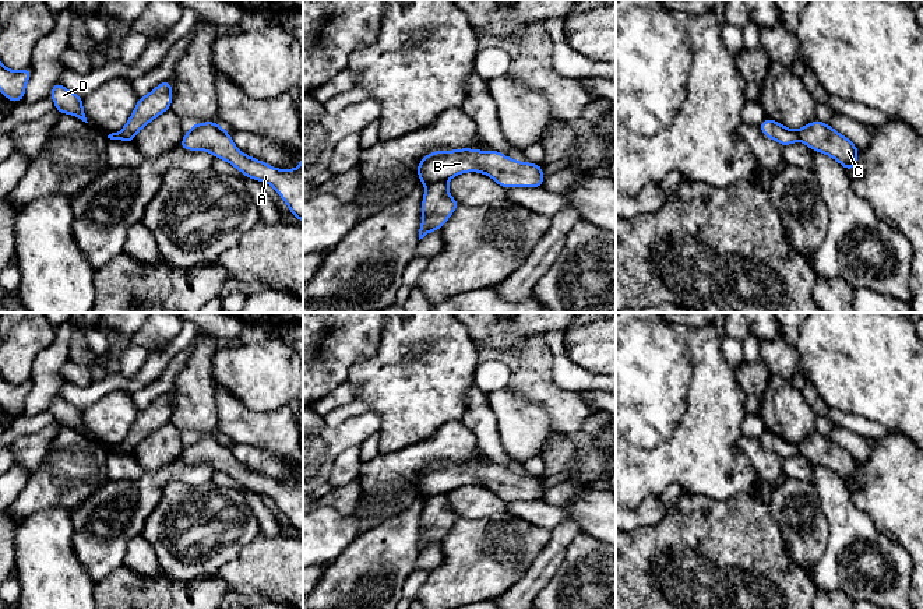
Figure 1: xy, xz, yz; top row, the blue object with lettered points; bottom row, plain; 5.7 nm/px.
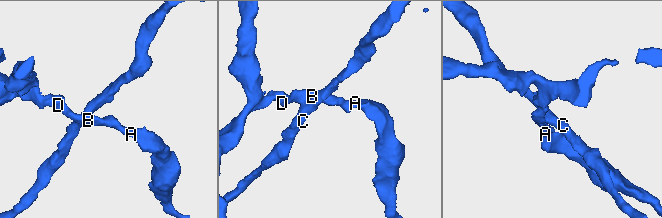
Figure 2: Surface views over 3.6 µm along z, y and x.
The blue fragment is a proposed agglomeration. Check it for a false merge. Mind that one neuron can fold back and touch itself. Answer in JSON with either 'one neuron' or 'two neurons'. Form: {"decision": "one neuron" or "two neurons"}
{"decision": "two neurons"}

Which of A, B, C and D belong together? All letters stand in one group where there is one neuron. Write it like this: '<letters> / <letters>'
A B D / C

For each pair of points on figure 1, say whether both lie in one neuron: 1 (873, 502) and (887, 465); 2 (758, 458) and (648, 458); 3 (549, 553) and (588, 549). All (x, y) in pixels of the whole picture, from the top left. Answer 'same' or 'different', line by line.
1: same
2: different
3: different

